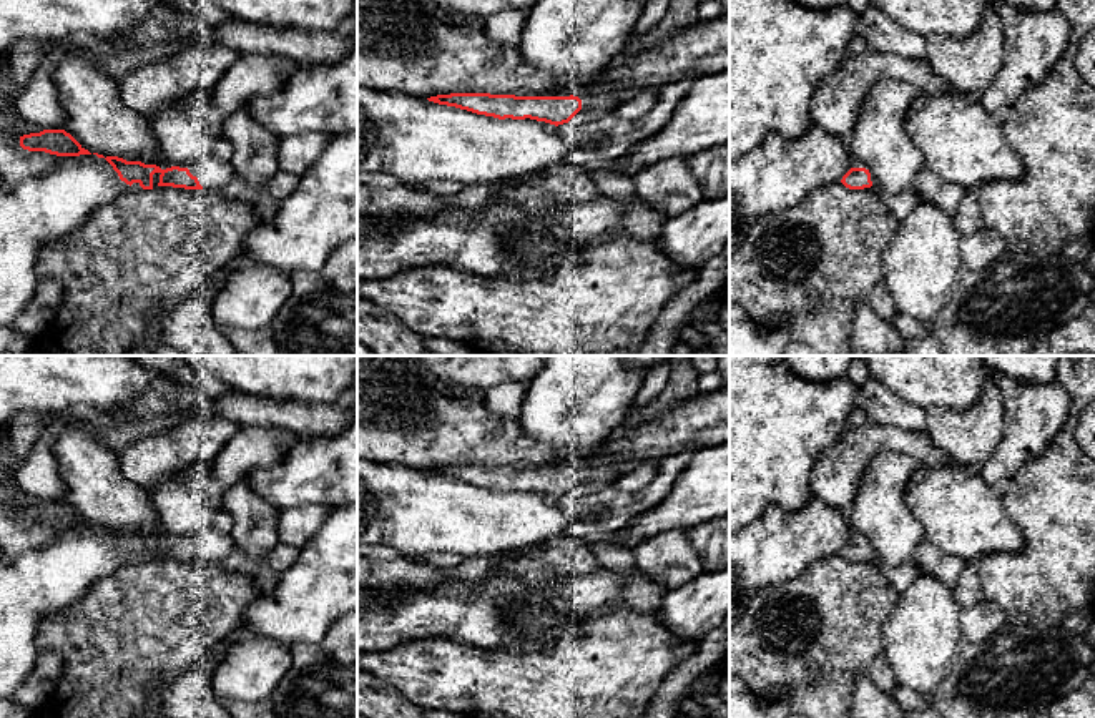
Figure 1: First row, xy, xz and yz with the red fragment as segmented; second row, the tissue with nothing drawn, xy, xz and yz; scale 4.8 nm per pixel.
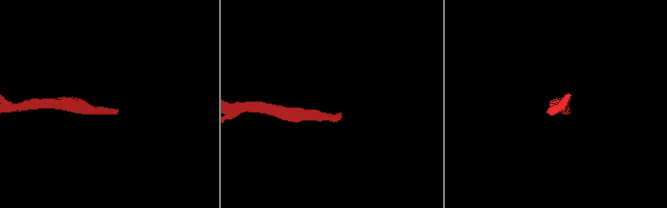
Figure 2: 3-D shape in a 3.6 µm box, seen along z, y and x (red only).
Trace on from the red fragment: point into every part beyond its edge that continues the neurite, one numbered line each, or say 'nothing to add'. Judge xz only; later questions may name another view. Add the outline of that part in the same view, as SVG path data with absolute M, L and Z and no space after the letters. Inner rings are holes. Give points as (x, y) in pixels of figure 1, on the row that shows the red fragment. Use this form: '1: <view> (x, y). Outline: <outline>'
1: xz (595, 107). Outline: M608 85L595 96L582 96L582 110L570 120L572 123L587 123L613 113L618 95L615 85Z

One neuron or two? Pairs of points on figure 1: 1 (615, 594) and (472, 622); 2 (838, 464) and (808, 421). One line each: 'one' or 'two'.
1: one
2: two

